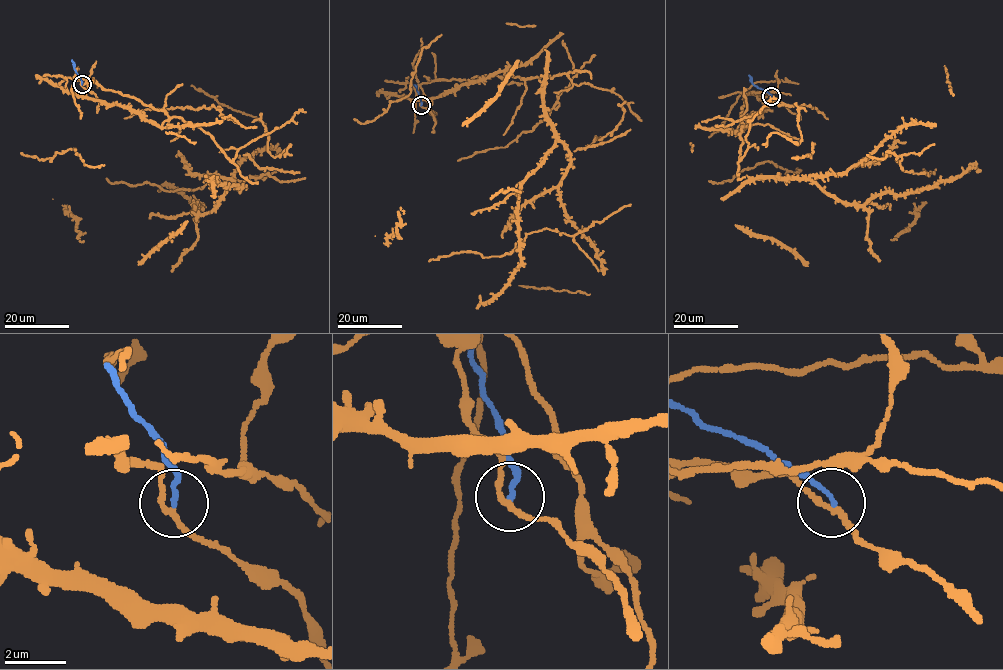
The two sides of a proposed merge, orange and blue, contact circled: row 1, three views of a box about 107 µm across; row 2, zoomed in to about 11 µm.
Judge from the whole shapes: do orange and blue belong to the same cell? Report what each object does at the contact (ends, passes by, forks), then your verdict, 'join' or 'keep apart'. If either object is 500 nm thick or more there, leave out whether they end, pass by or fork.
orange passes by; blue ends there; keep apart

